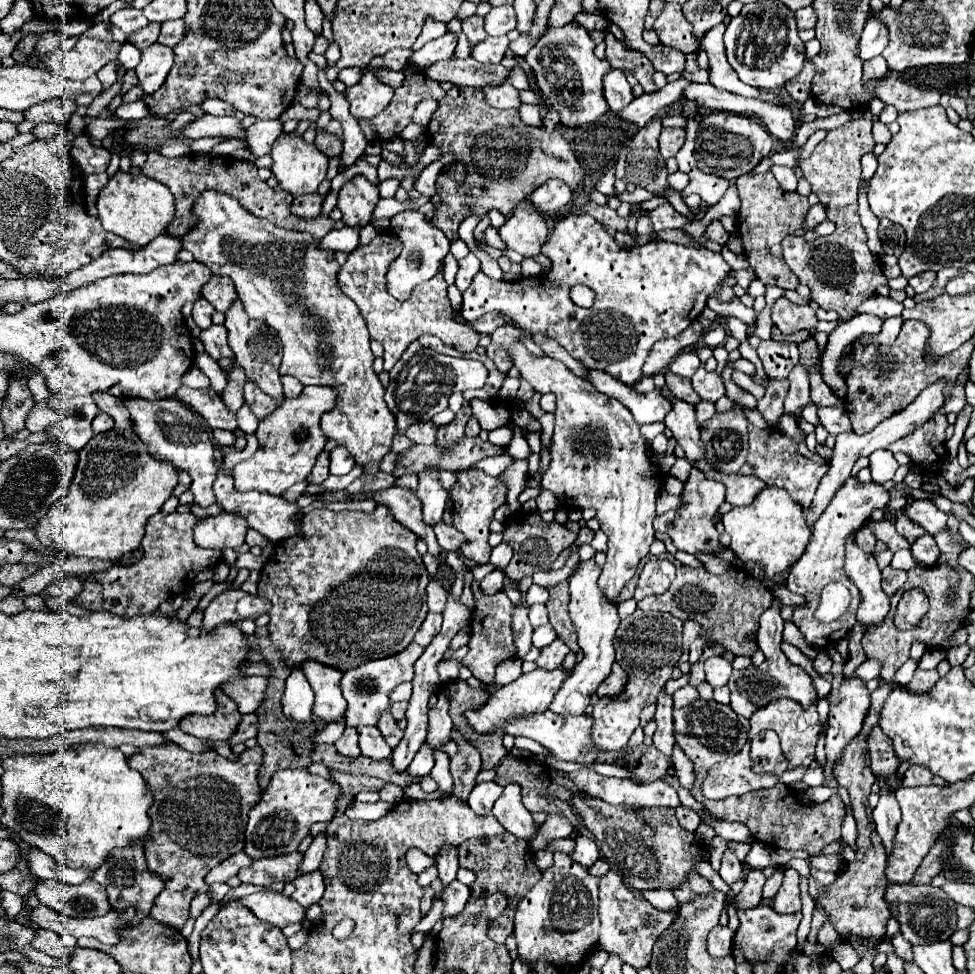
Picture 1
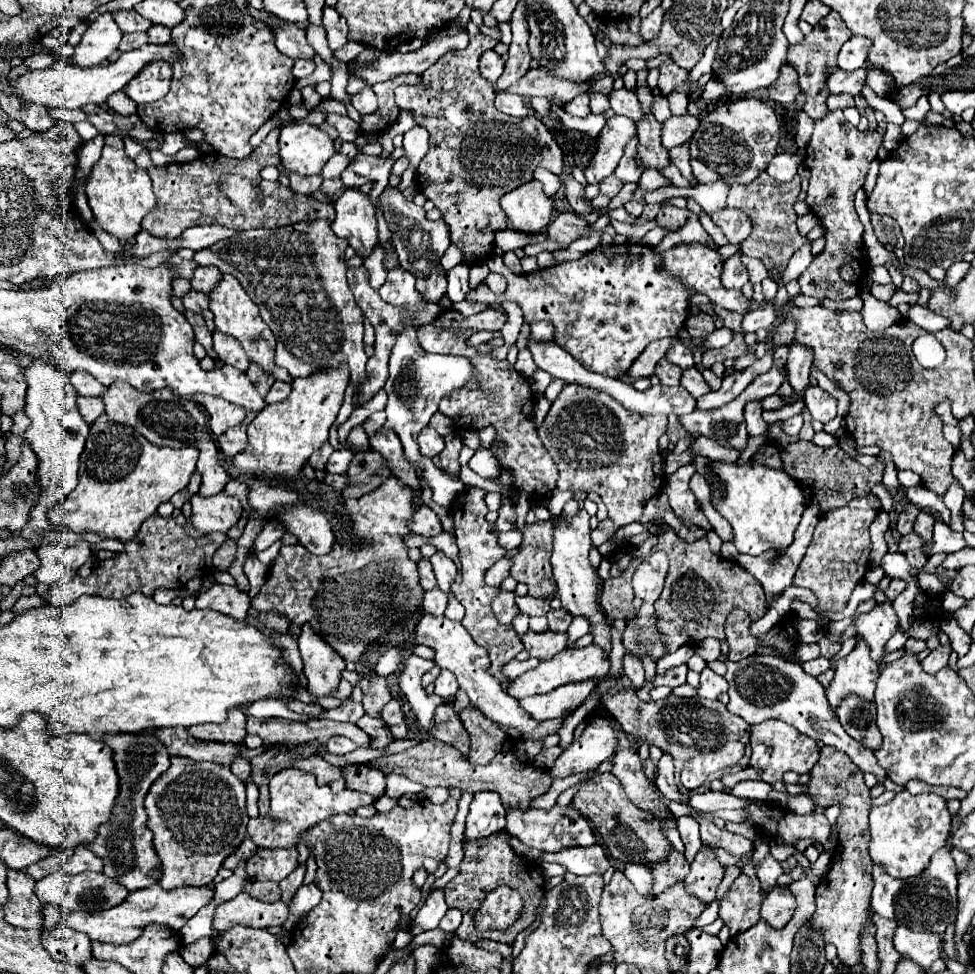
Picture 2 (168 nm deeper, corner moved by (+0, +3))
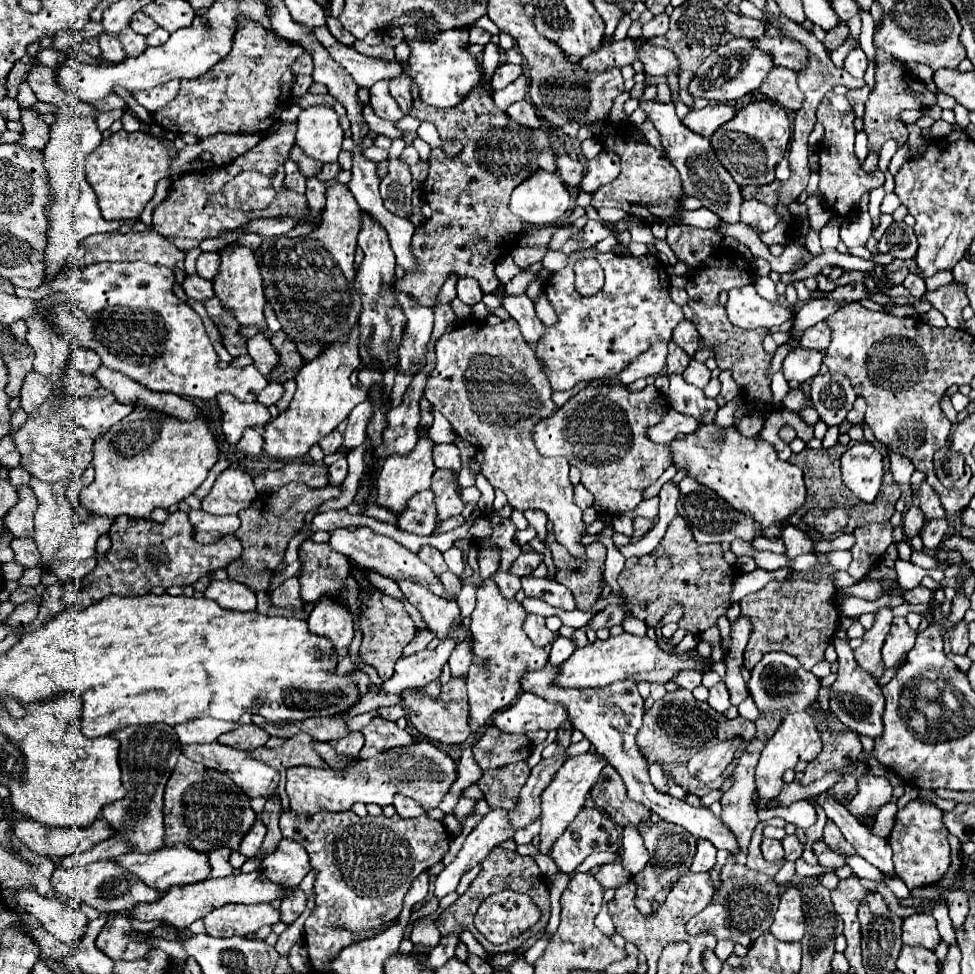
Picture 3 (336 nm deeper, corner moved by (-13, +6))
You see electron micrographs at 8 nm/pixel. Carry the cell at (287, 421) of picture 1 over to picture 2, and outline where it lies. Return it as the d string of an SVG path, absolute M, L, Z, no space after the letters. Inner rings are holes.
M344 363L336 369L322 369L322 371L310 373L308 377L294 379L292 381L292 393L284 401L266 405L256 415L256 419L250 421L248 431L246 431L248 433L246 449L234 457L236 469L246 471L246 473L276 473L276 475L286 475L286 477L298 475L302 465L314 453L314 449L320 449L320 445L324 445L328 441L328 429L338 417L338 411L344 403L344 393L346 393L348 383L350 383L350 371L346 369Z

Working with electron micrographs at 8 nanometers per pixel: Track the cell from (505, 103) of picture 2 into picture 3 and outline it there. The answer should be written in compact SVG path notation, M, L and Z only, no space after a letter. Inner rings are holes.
M519 100L519 102L515 102L515 106L509 106L507 114L515 122L519 122L519 124L523 124L527 128L539 128L541 126L541 118L537 116L535 106L531 102L527 102L527 100Z

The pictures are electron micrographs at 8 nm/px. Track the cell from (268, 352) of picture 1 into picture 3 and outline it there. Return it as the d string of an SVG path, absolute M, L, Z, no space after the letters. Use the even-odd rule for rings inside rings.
M239 246L239 248L225 248L221 252L221 266L219 266L219 274L213 278L213 288L217 298L223 302L225 310L231 310L237 318L239 324L243 326L259 326L261 334L267 334L267 322L265 322L265 296L263 296L263 280L257 268L257 258L255 252Z

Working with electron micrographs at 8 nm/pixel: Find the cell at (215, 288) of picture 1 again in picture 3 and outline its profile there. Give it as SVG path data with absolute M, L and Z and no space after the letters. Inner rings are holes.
M203 252L197 258L197 274L205 280L215 278L215 270L219 270L219 252Z

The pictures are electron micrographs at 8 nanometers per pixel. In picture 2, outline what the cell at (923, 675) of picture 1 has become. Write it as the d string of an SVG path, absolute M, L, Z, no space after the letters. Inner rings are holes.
M940 645L940 647L936 647L934 651L930 651L930 655L922 661L922 667L924 667L928 673L936 673L936 671L940 671L942 667L948 665L950 653L952 653L952 647Z

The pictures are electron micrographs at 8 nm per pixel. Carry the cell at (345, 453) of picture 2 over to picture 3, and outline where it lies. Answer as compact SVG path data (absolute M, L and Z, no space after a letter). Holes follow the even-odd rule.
M341 458L329 466L329 484L341 484L349 472L347 458Z

